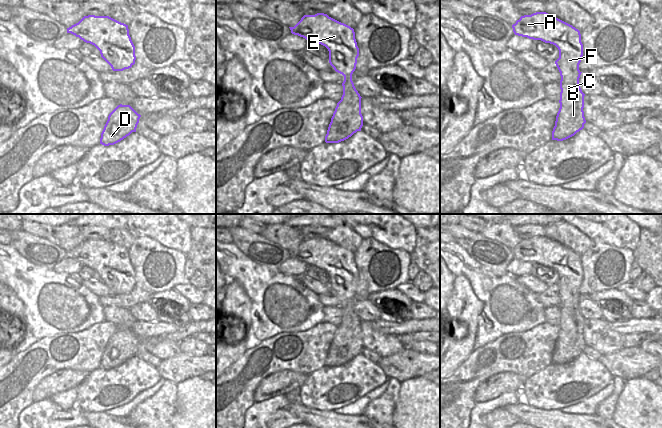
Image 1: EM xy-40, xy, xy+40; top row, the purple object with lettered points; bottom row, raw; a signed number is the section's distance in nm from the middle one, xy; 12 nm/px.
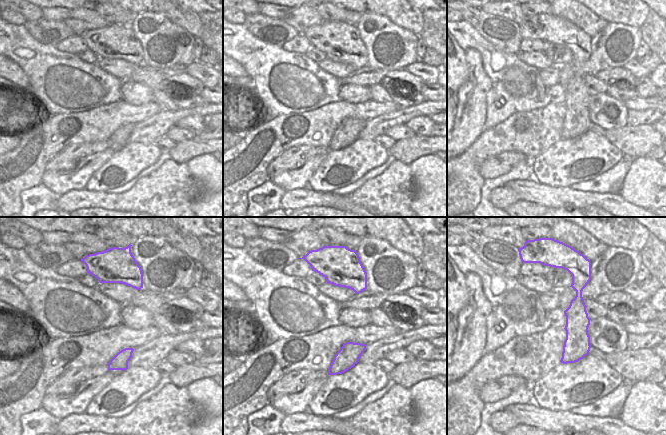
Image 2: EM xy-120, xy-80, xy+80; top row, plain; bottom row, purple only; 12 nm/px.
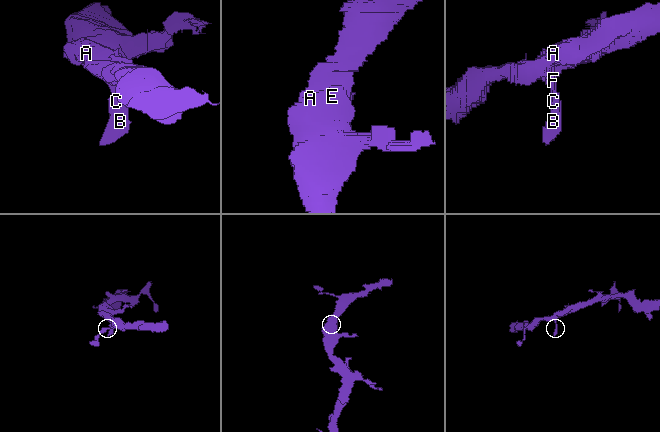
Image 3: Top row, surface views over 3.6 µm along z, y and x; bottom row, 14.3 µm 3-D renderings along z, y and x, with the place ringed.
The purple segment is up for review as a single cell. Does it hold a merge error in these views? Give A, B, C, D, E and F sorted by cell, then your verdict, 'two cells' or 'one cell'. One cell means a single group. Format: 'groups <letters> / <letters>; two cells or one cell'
groups A B C D E F; one cell

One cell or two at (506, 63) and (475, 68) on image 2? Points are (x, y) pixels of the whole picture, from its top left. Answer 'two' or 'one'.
two

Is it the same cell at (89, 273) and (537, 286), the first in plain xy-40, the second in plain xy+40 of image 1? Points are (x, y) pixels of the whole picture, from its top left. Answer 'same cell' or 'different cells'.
different cells

